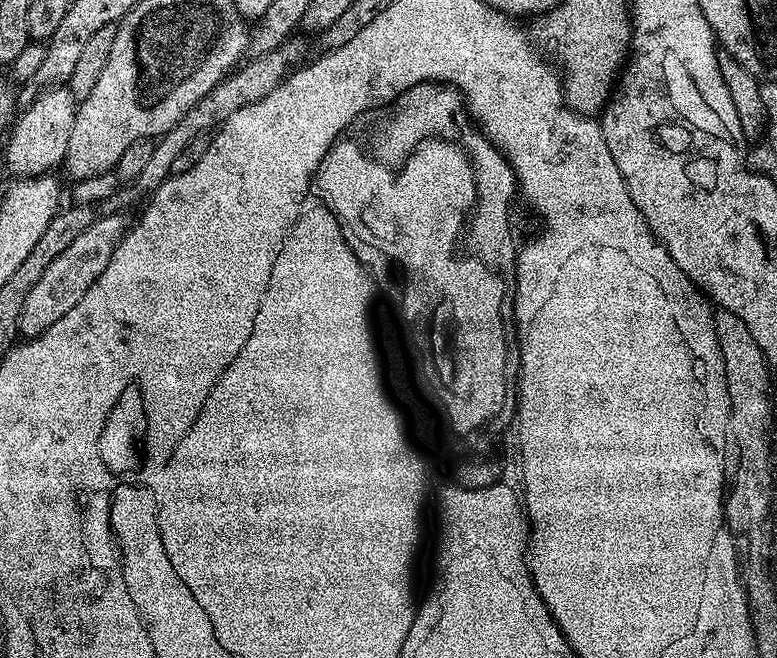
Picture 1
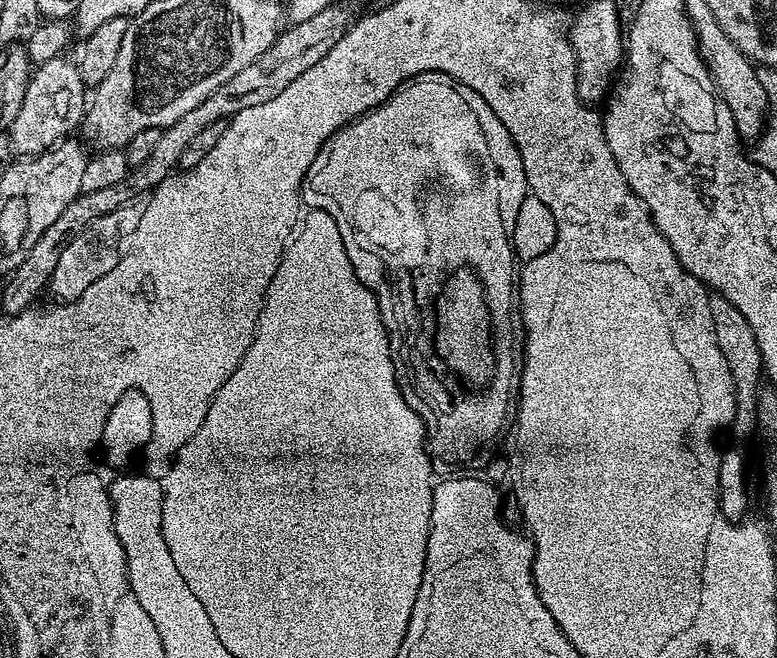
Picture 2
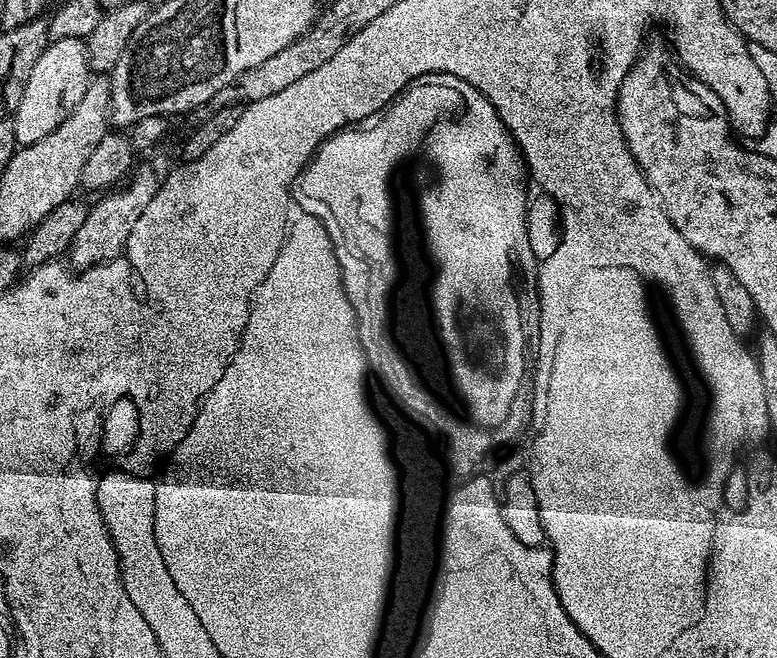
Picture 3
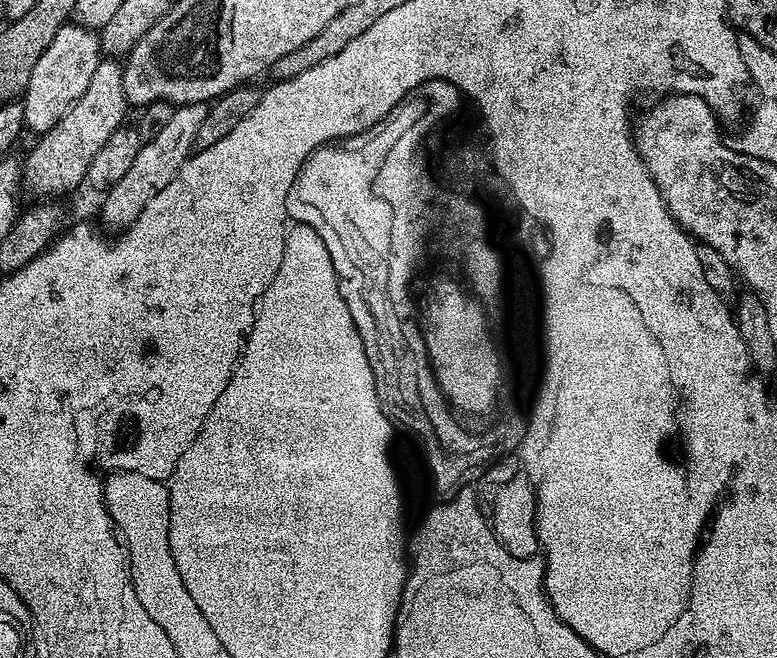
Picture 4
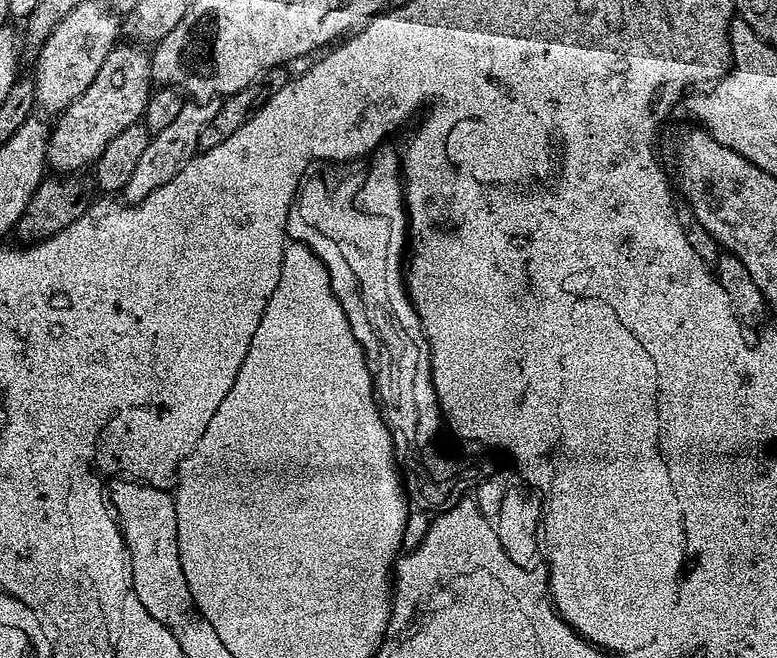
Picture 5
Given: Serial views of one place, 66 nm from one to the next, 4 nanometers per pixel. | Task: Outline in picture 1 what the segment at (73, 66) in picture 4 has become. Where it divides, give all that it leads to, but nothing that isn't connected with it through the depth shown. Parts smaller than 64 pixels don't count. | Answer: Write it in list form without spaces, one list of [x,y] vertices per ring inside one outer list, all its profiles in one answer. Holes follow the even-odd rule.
[[[68,86],[45,88],[40,95],[15,117],[7,133],[8,149],[4,156],[8,159],[9,173],[17,177],[42,176],[59,169],[70,146],[70,130],[74,130],[74,118],[78,101]]]

